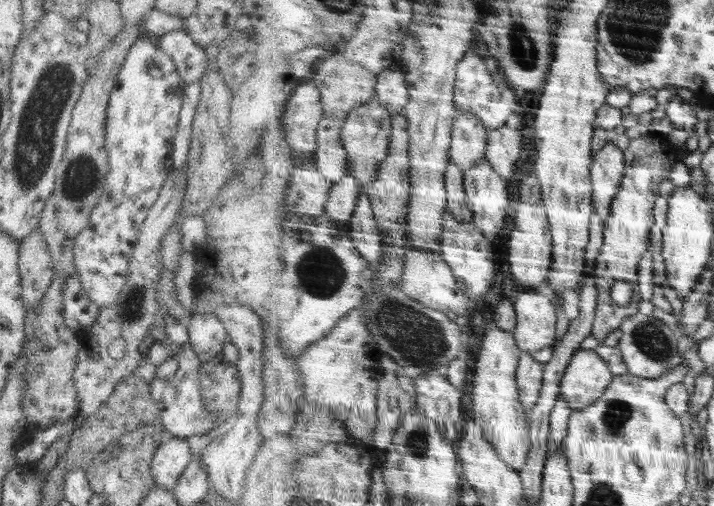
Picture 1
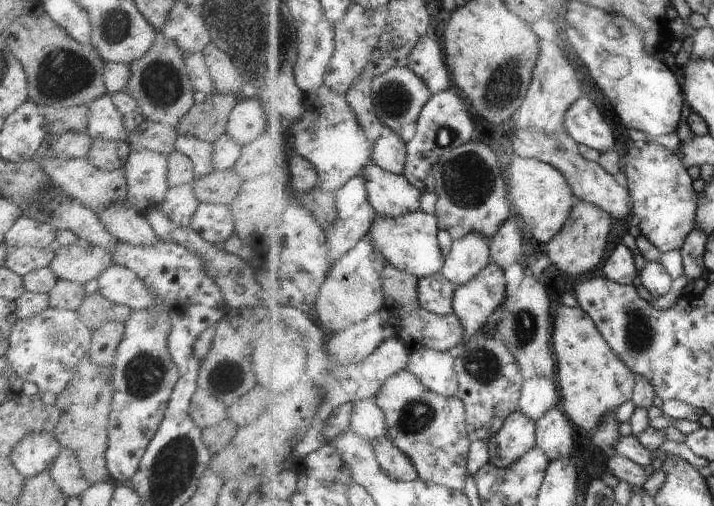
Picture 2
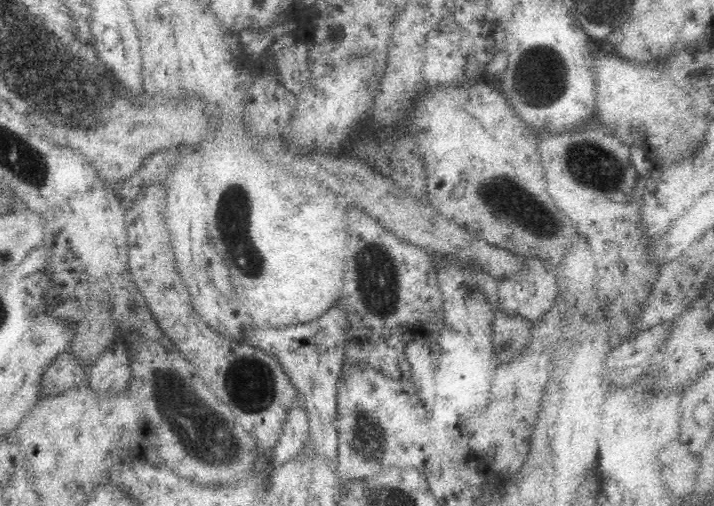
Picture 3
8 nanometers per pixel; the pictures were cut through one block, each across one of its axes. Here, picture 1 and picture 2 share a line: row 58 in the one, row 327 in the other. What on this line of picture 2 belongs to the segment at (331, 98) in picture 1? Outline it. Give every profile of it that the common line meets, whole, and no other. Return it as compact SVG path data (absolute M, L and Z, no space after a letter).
M370 236L334 263L315 304L315 308L318 308L318 324L322 324L330 336L341 333L358 322L366 321L386 308L384 274L387 265L388 262L378 252Z

